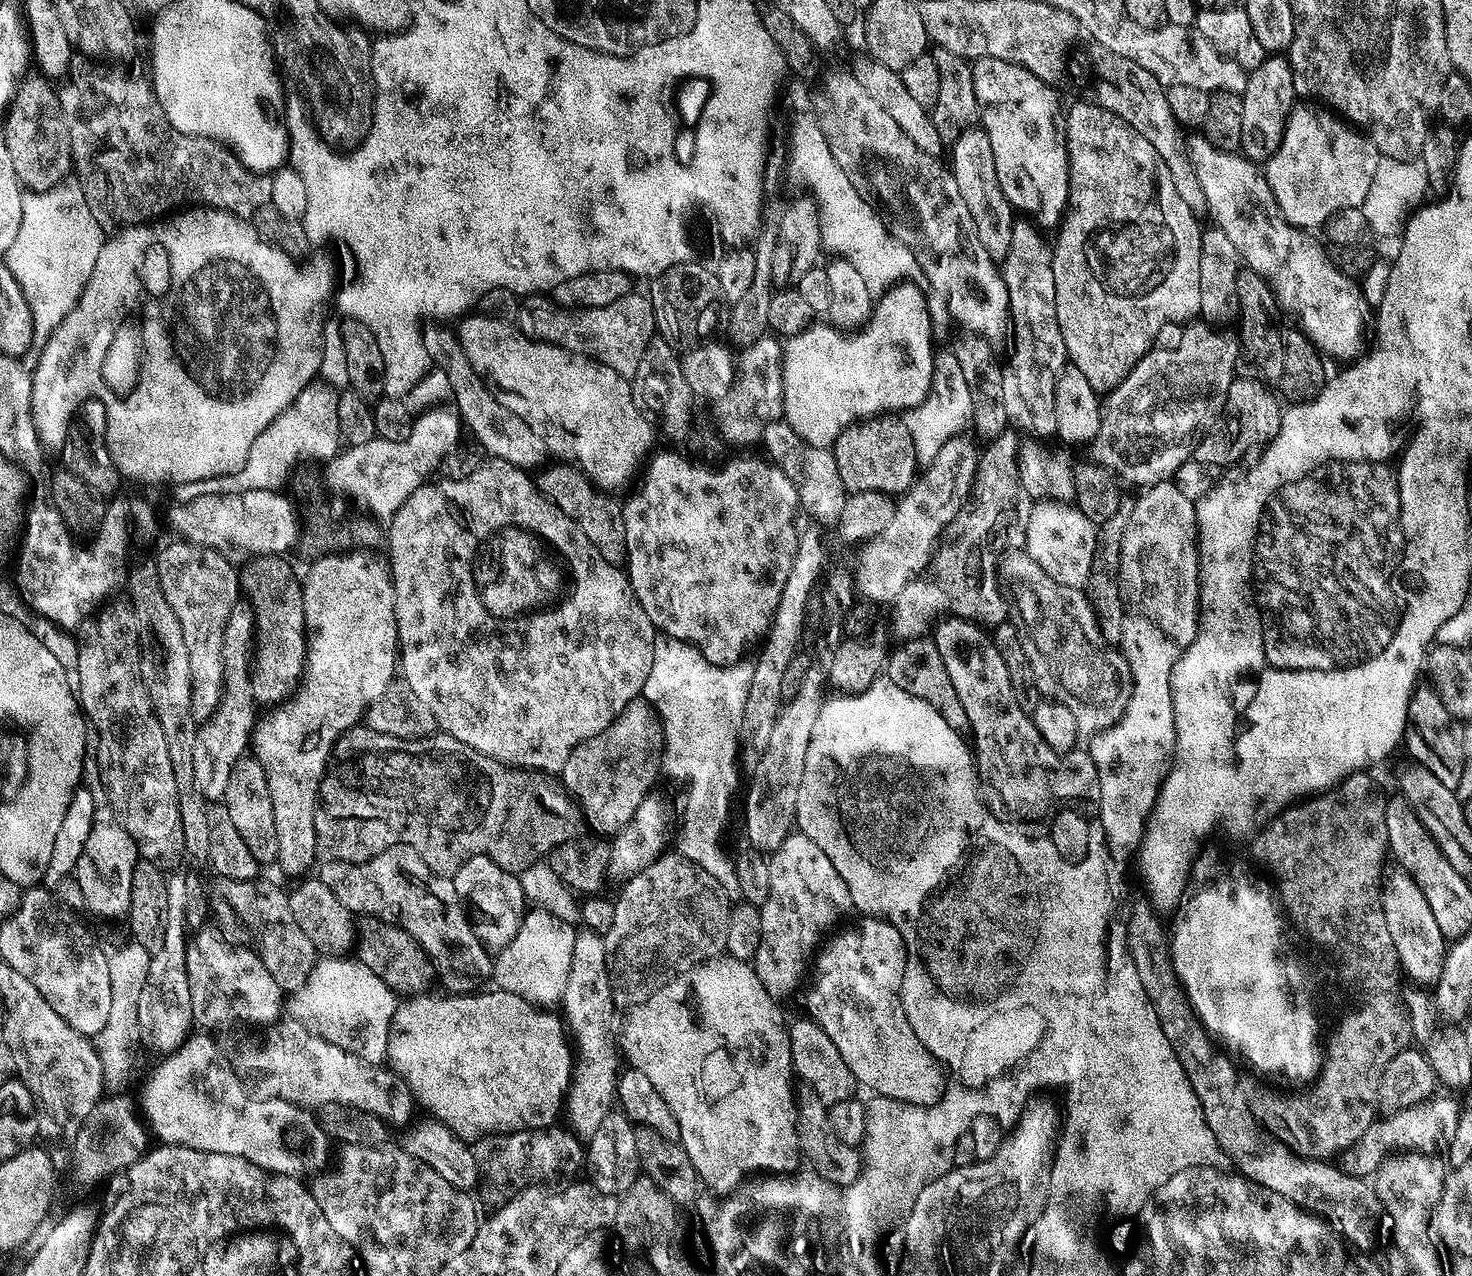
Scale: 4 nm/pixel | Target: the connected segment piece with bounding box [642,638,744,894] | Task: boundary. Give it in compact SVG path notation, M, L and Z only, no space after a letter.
M657 638L642 696L656 710L664 729L663 767L668 767L670 775L688 780L679 855L706 870L706 874L714 877L728 893L736 894L739 893L737 861L716 848L716 839L728 824L728 807L740 780L736 760L738 764L744 701L739 691L731 692L720 681L720 672L721 669L711 664L692 644Z

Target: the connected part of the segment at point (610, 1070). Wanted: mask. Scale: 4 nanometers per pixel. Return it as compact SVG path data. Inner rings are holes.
M580 930L576 933L574 954L570 958L570 974L566 978L562 997L563 1004L566 1028L574 1041L572 1083L568 1086L566 1097L567 1127L581 1141L587 1142L594 1130L598 1130L602 1118L613 1111L616 1082L622 1068L622 1060L614 1043L614 1032L612 1036L608 1029L608 1015L614 1009L614 997L606 966L606 946L603 935L595 930Z

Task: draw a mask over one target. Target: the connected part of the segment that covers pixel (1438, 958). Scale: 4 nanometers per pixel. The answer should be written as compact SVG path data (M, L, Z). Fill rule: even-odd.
M1396 866L1382 880L1380 905L1386 916L1386 926L1390 930L1390 939L1394 942L1394 950L1398 954L1403 973L1415 981L1418 986L1434 986L1440 981L1444 969L1446 941L1442 930L1438 930L1438 922L1434 922L1434 914L1422 890L1418 890L1418 882L1410 878L1404 869Z

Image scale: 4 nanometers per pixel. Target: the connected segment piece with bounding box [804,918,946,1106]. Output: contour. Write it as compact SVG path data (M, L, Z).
M864 918L861 921L860 928L837 931L815 953L814 971L811 973L812 989L804 996L804 1004L808 1007L807 1015L826 1034L826 1038L830 1038L834 1046L838 1046L842 1062L850 1066L850 1074L854 1074L861 1089L869 1088L884 1100L900 1100L903 1104L936 1104L946 1087L946 1072L930 1054L930 1050L926 1050L926 1046L918 1042L918 1034L910 1030L906 1010L902 1010L900 987L908 957L902 934L898 934L889 920Z

